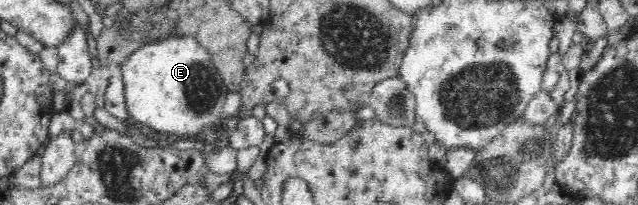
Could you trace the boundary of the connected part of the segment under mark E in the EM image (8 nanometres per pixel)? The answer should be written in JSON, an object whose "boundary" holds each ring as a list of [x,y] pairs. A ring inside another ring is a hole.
{"boundary":[[[171,35],[144,45],[129,55],[127,61],[121,65],[121,73],[125,82],[128,115],[133,122],[177,136],[201,135],[218,121],[223,122],[223,104],[230,91],[211,62],[209,51],[191,35]]]}

